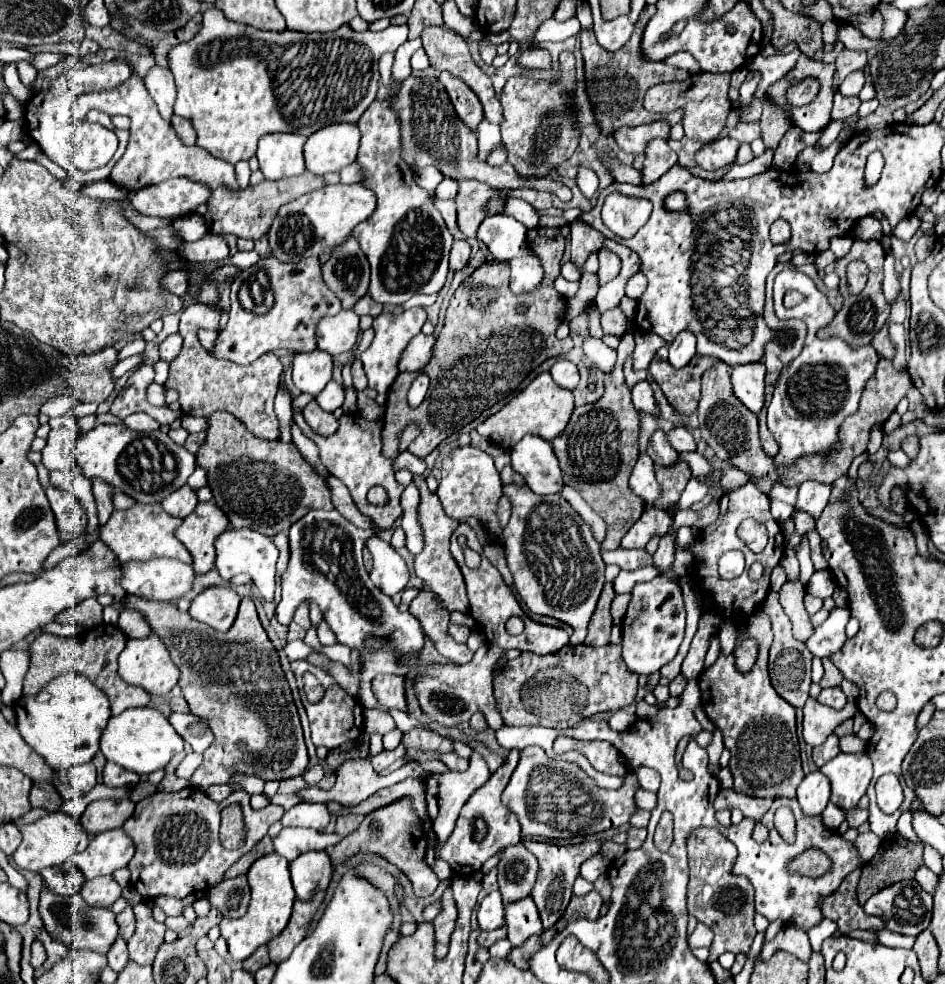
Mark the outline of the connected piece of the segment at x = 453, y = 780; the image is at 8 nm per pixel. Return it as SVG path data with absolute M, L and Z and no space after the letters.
M474 751L474 755L470 757L470 767L462 773L458 771L450 771L450 773L444 773L444 775L438 775L438 773L432 773L428 775L426 779L426 803L428 803L428 815L432 819L432 825L434 825L434 831L436 831L436 837L440 843L444 843L454 825L456 825L456 819L460 815L460 809L464 807L464 803L490 779L490 771L488 771L488 765L486 761L482 759L480 753Z

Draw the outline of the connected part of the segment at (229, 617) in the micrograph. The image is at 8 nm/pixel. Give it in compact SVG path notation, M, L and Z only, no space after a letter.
M208 587L190 605L188 613L212 629L228 631L236 619L240 597L230 587Z

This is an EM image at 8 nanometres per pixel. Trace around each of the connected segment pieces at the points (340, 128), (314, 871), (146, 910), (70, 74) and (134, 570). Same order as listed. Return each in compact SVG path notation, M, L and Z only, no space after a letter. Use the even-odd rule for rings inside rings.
M334 123L308 137L304 145L306 169L314 175L340 171L356 161L360 129L352 123Z
M308 851L290 863L292 883L298 899L312 899L316 891L326 891L332 881L332 863L324 851Z
M142 901L134 907L136 915L136 931L128 939L130 959L138 965L152 965L154 955L158 953L160 945L164 943L164 923L152 919L152 905Z
M108 61L108 63L100 63L100 65L92 65L83 70L68 70L60 76L60 79L56 79L48 91L40 91L40 95L34 95L32 97L32 103L24 109L24 119L26 119L26 131L28 135L42 147L44 155L46 155L46 149L48 149L48 159L52 159L54 163L58 163L74 181L100 181L104 177L110 175L110 169L118 162L120 155L124 153L124 147L128 147L128 131L122 131L122 129L115 129L110 115L104 115L102 111L89 111L89 113L80 117L76 113L76 99L81 94L89 92L98 92L102 89L112 89L112 87L118 87L120 83L128 81L132 75L130 67L124 65L124 63L118 63L118 61ZM78 119L88 119L94 123L100 123L108 129L115 131L120 139L120 145L118 145L118 151L116 155L108 162L104 167L96 169L96 171L82 171L82 169L76 169L74 163L72 163L72 153L68 151L70 149L70 137L74 133L74 121Z
M150 559L146 563L134 561L134 563L124 563L122 565L124 577L122 577L122 587L130 595L138 595L142 599L152 599L152 601L178 601L184 597L194 583L194 569L186 563L180 563L176 559Z

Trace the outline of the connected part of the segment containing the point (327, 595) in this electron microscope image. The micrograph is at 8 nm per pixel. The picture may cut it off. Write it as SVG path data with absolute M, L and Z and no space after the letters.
M336 509L332 511L308 511L308 515L304 515L300 521L296 521L290 527L290 563L286 573L282 575L282 601L276 607L276 617L282 625L290 625L294 611L302 605L302 603L316 603L324 615L324 621L330 625L330 629L336 633L338 643L346 645L346 647L356 647L362 653L362 661L364 661L364 675L360 679L360 703L364 705L364 709L376 709L378 701L370 689L370 681L374 679L374 675L382 673L382 675L400 675L400 669L396 667L396 663L392 663L392 655L386 653L366 653L362 651L362 643L366 635L374 635L374 637L388 637L392 649L396 651L404 651L404 653L418 653L422 651L424 645L424 633L422 627L418 625L420 621L410 615L410 613L400 613L398 607L392 603L392 599L388 595L384 595L378 587L374 587L374 583L368 577L368 571L362 563L362 549L366 545L366 541L376 535L376 531L372 529L360 529L356 525L352 525L346 517L342 517Z

